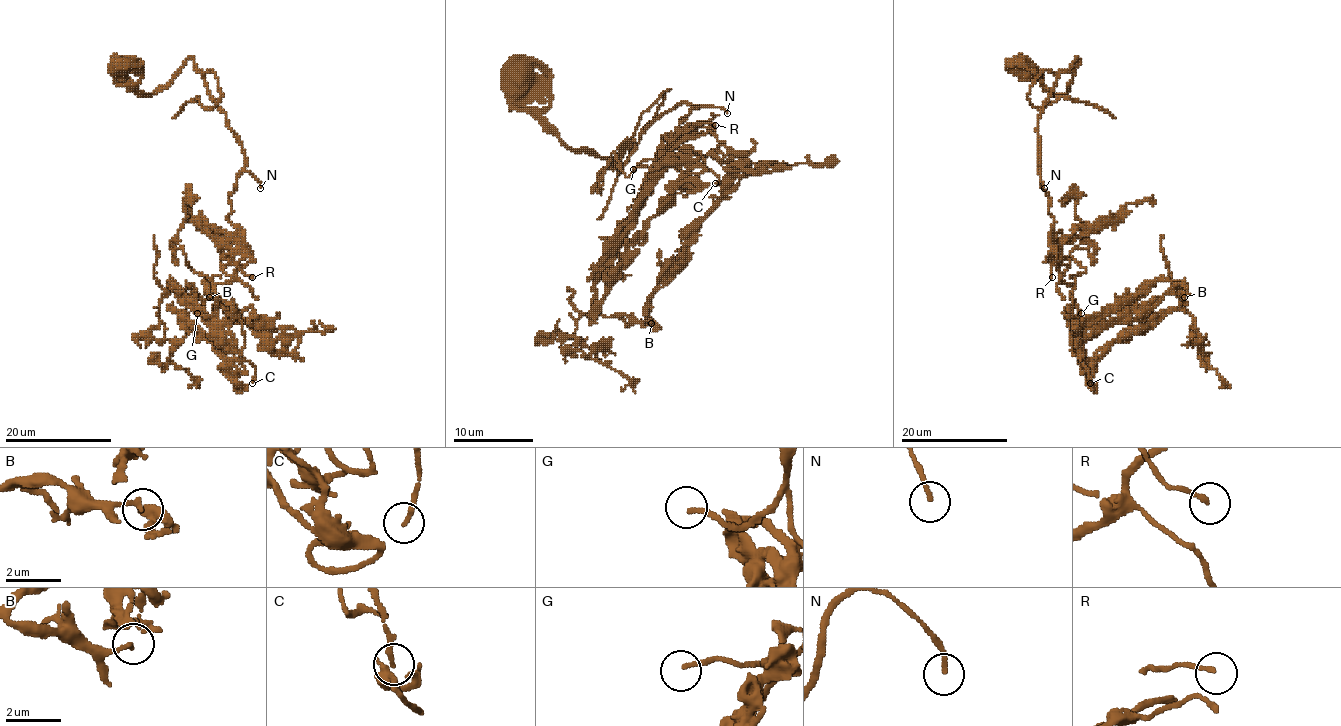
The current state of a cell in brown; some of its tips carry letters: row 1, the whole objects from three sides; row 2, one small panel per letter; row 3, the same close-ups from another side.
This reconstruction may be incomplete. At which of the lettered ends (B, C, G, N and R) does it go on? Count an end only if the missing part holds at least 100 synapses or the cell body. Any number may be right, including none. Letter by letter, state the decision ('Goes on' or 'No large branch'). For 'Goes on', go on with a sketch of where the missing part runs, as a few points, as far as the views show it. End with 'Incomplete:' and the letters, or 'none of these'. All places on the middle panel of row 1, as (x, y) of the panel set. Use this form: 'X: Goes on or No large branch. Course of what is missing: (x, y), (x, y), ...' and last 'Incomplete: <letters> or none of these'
B: No large branch
C: Goes on. Course of what is missing: (715, 183), (707, 189), (709, 201), (693, 207), (677, 223), (653, 271), (635, 289), (629, 307), (595, 335)
G: Goes on. Course of what is missing: (633, 169), (637, 189), (657, 199), (631, 205), (595, 243), (621, 243), (615, 265), (639, 279)
N: No large branch
R: No large branch
Incomplete: C, G

